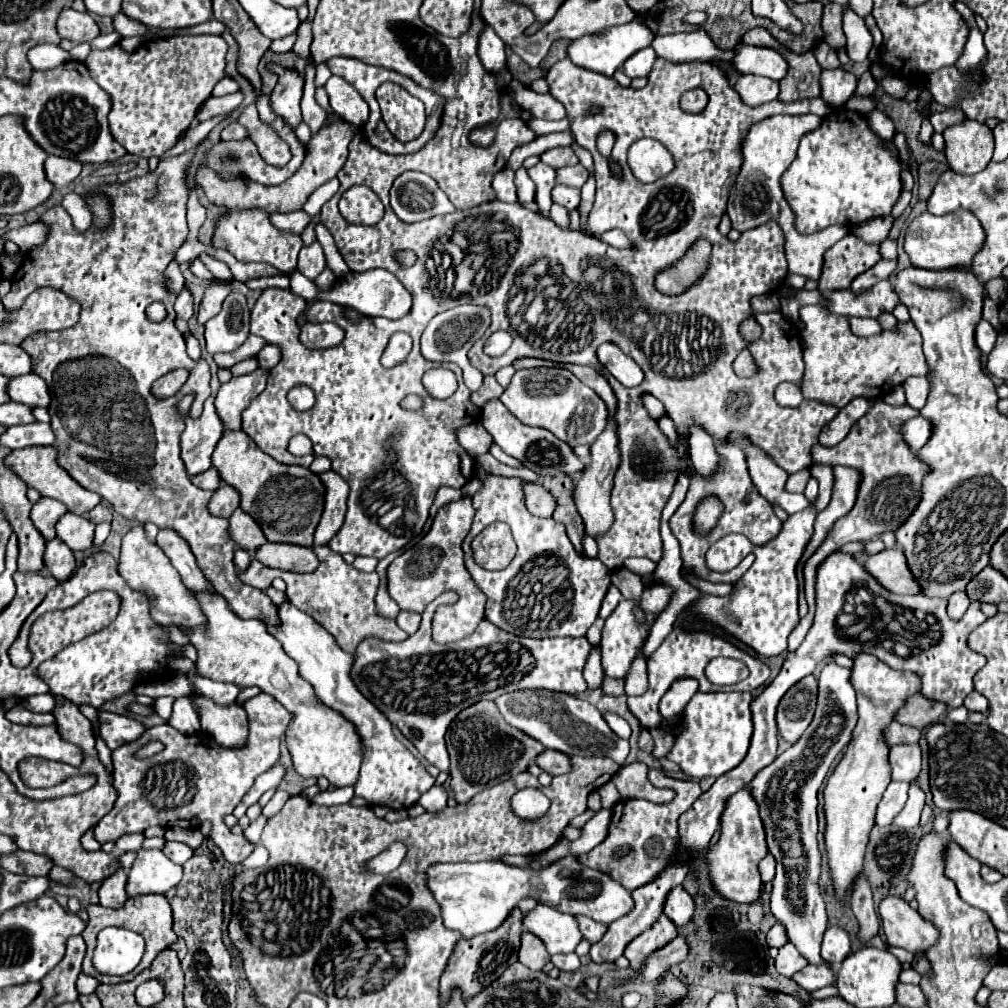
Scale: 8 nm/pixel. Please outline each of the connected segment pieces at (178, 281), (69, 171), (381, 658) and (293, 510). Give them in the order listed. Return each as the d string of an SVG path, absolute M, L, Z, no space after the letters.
M173 260L169 266L167 266L167 276L169 276L169 280L171 280L171 290L175 290L175 292L181 292L181 284L185 284L185 278L183 278L183 274L181 274L181 270L179 270L179 264L177 264L177 260Z
M49 156L45 162L45 172L47 172L47 178L55 184L55 188L63 188L81 174L81 162L73 158Z
M452 590L439 594L427 604L419 630L403 642L365 638L355 650L351 676L357 690L373 702L413 746L443 772L449 772L445 732L455 716L481 700L495 700L505 692L523 688L547 688L579 694L585 690L583 666L591 644L585 638L521 638L509 634L489 620L477 626L471 636L453 644L435 644L431 638L431 618L437 606L458 600Z
M225 430L213 452L213 466L221 478L241 492L241 508L261 524L269 542L313 546L313 532L321 520L325 486L303 466L287 466L265 454L243 430Z

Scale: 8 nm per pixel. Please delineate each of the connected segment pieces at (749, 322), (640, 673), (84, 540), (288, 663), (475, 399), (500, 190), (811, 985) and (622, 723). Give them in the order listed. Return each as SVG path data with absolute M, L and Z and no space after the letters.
M750 316L742 322L740 326L740 334L745 338L747 341L754 341L757 340L762 334L761 326L756 322L753 316Z
M639 652L639 656L631 664L631 670L625 676L625 692L627 696L641 696L647 690L647 686L647 664L643 660L643 654Z
M73 512L63 514L57 522L57 536L71 550L87 550L93 544L93 530L95 530L93 522Z
M195 594L195 598L207 616L205 628L193 628L187 632L191 644L199 652L195 662L197 674L217 682L237 682L241 688L259 686L265 694L271 694L293 714L285 740L295 770L305 778L325 776L335 786L353 786L357 782L363 758L363 744L357 728L345 720L343 714L327 708L315 696L313 686L299 676L297 662L285 654L273 636L265 632L265 624L261 624L261 620L237 618L219 594Z
M485 376L483 386L477 392L471 392L471 402L481 408L481 404L485 404L491 398L499 398L503 394L503 388L499 386L499 382L495 380L495 376Z
M503 168L499 180L493 180L493 188L497 192L497 200L501 202L517 202L517 188L515 188L515 172L511 168Z
M809 964L805 970L797 972L793 976L793 980L797 980L797 984L801 984L801 988L813 992L817 988L823 988L823 986L831 986L835 984L835 970L831 968L831 964L821 964L821 966L813 966Z
M605 712L603 718L605 718L607 724L613 728L613 732L617 732L621 738L629 738L629 736L631 736L631 728L629 728L629 724L627 724L625 718L621 718L621 716L613 714L613 712Z

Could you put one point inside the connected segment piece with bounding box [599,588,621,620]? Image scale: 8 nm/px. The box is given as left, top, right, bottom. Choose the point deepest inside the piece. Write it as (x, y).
(613, 596)

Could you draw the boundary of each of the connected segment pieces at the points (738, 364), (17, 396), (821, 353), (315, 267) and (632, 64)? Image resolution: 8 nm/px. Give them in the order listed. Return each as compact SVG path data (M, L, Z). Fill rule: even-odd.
M745 348L733 362L733 369L740 377L751 377L757 372L757 366L750 351Z
M37 374L11 378L11 382L9 382L9 396L11 396L11 400L27 404L31 408L37 408L37 406L47 408L51 404L49 388L47 388L45 380L39 378Z
M820 304L801 306L799 314L805 322L805 330L801 334L805 354L801 390L805 398L843 408L857 396L881 398L907 378L929 374L929 366L921 350L921 334L913 322L899 324L899 332L883 330L881 336L857 338L851 331L847 316L835 315Z
M319 242L311 244L311 246L303 246L301 254L299 254L299 264L297 270L307 276L309 280L315 280L323 270L325 270L325 254Z
M645 48L645 50L633 54L633 56L623 64L623 72L625 72L629 78L649 76L655 58L657 58L655 50L653 50L653 48Z

